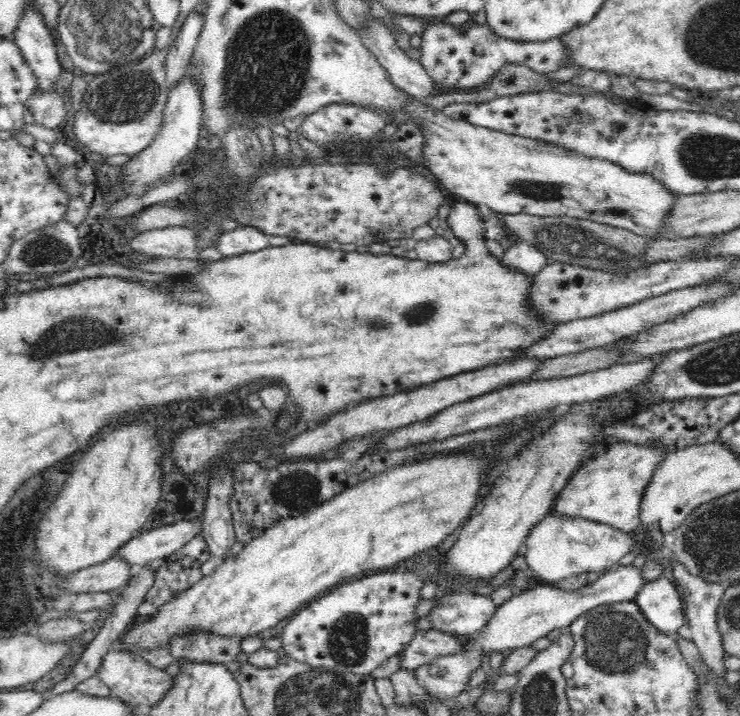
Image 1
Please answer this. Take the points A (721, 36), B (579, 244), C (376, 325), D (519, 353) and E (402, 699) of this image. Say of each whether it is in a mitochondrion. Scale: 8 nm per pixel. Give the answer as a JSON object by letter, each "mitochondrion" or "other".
{"A":"mitochondrion","B":"mitochondrion","C":"mitochondrion","D":"other","E":"other"}

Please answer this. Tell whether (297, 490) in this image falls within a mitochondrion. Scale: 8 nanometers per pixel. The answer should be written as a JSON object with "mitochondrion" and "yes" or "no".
{"mitochondrion":"yes"}

